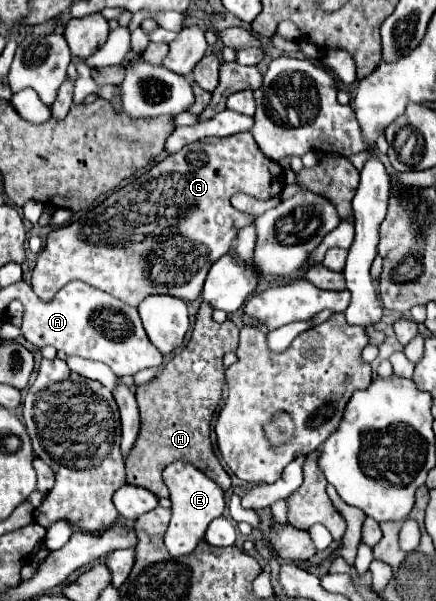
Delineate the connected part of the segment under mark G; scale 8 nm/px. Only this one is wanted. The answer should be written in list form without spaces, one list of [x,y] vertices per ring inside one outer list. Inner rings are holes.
[[[235,133],[225,139],[209,137],[203,141],[195,141],[185,145],[169,159],[159,161],[151,171],[137,177],[127,187],[111,193],[103,203],[81,215],[69,225],[57,227],[47,235],[45,249],[37,257],[37,265],[33,269],[31,287],[43,299],[49,301],[67,281],[83,279],[85,283],[115,295],[117,299],[137,307],[147,295],[173,295],[183,301],[195,301],[201,295],[205,275],[209,267],[229,253],[233,239],[237,237],[239,229],[245,225],[253,225],[255,219],[247,217],[241,211],[235,211],[229,203],[233,193],[250,193],[257,199],[268,199],[270,193],[283,191],[283,169],[267,159],[251,133]],[[125,229],[161,229],[157,235],[147,235],[143,241],[125,241]],[[153,265],[163,265],[163,283],[153,283],[149,279]]]

